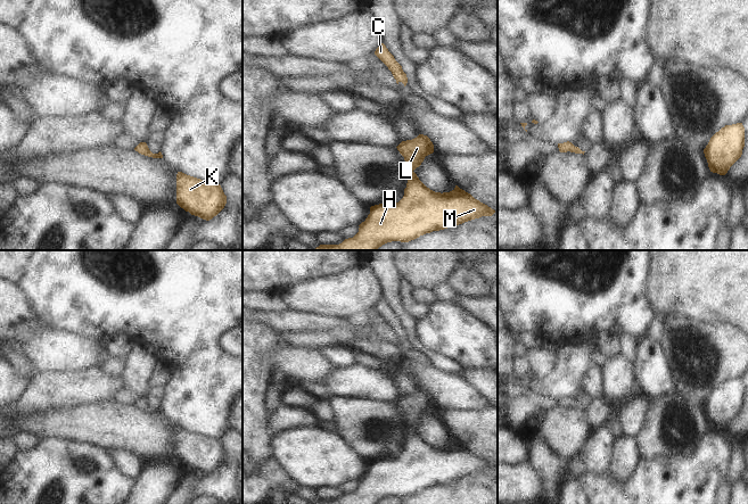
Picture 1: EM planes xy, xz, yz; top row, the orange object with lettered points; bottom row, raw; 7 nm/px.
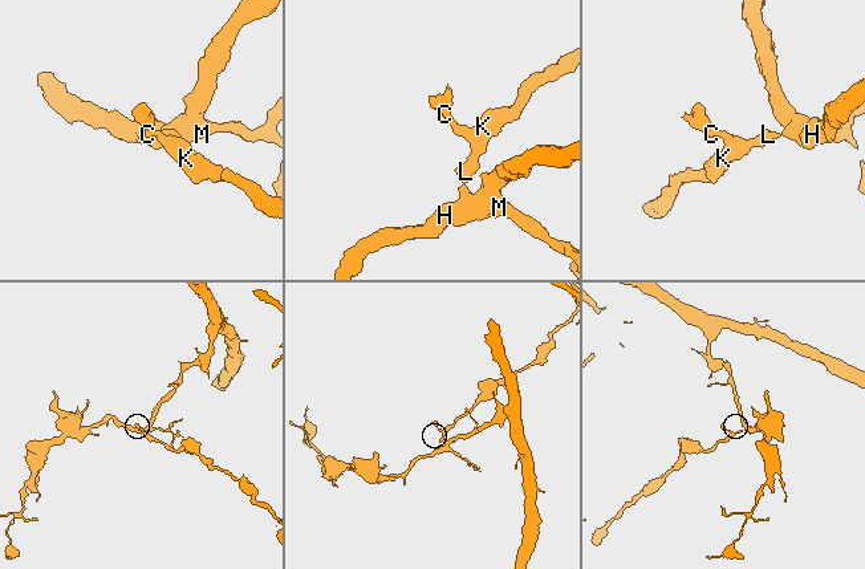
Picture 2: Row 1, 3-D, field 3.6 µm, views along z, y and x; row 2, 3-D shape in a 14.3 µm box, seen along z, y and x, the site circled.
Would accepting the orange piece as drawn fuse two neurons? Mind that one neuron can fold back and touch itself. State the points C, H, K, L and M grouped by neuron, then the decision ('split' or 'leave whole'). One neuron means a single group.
C H K L M | leave whole

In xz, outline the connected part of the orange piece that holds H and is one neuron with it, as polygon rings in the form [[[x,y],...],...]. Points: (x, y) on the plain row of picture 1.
[[[419,389],[412,395],[402,396],[396,403],[411,425],[403,453],[396,458],[385,457],[371,461],[370,469],[359,480],[359,487],[353,493],[345,494],[339,499],[320,499],[315,504],[378,504],[387,497],[409,497],[426,488],[444,485],[482,471],[492,471],[495,468],[494,464],[475,454],[458,440],[450,447],[441,448],[430,445],[419,435],[413,425],[421,420],[426,411],[434,407],[434,399],[427,390]]]

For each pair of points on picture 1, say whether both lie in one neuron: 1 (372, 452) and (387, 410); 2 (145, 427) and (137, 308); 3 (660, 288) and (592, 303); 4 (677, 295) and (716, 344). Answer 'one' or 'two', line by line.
1: one
2: two
3: two
4: two

